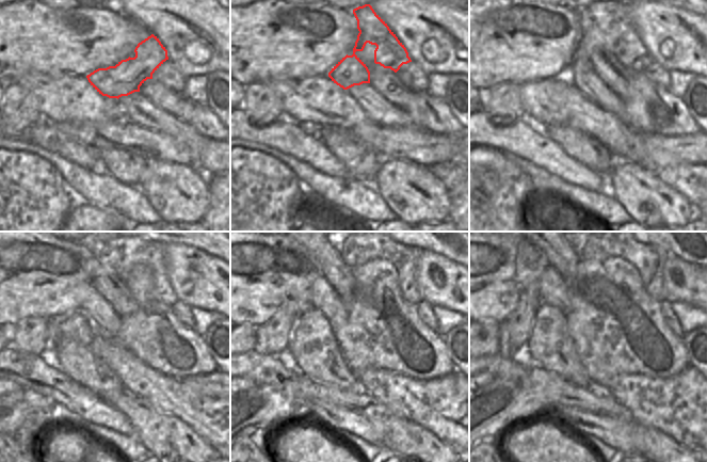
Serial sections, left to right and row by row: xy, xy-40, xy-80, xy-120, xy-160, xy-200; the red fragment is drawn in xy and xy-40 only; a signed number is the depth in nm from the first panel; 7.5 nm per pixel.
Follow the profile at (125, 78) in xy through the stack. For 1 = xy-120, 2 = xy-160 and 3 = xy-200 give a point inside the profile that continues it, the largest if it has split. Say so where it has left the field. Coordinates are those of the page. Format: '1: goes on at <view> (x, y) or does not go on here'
1: goes on at xy-120 (118, 255)
2: goes on at xy-160 (405, 258)
3: goes on at xy-200 (648, 259)

